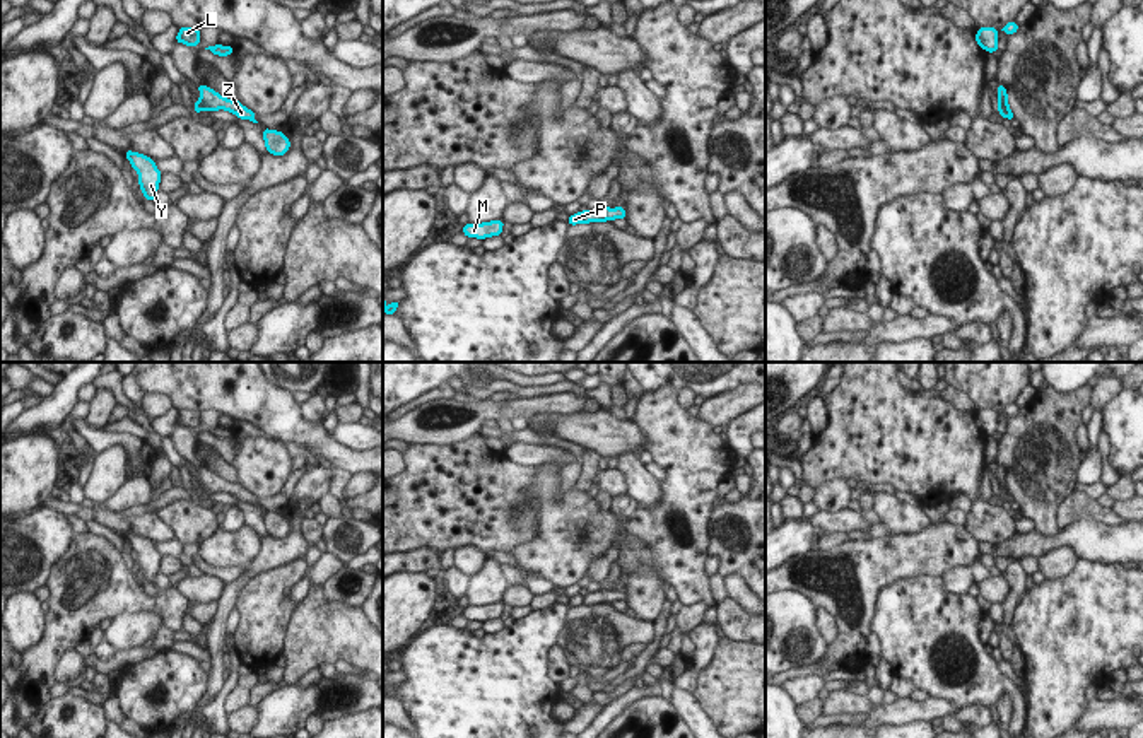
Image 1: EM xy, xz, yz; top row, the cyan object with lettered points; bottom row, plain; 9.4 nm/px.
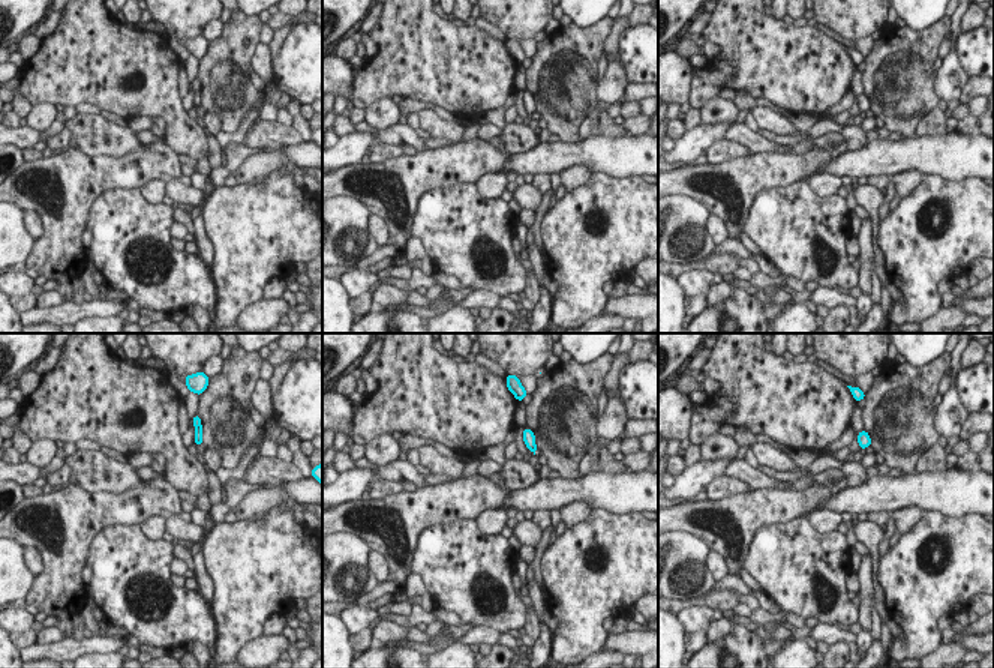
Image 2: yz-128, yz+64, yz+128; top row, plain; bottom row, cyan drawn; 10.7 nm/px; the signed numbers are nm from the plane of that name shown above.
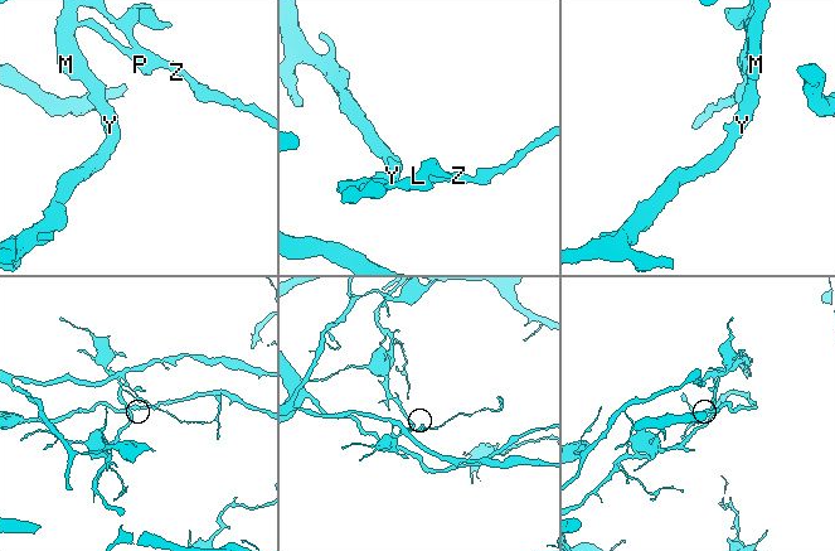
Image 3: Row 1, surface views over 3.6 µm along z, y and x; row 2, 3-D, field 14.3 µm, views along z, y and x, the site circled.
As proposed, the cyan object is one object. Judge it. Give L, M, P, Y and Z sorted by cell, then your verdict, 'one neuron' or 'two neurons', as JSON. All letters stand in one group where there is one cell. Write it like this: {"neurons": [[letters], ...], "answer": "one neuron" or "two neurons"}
{"neurons": [["L", "Z"], ["M", "P", "Y"]], "answer": "two neurons"}

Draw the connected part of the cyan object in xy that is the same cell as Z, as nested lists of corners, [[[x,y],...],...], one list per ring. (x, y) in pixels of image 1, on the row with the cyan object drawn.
[[[203,84],[196,85],[196,89],[202,92],[200,94],[200,101],[202,101],[200,111],[208,109],[212,113],[217,109],[226,109],[226,111],[234,113],[239,120],[243,118],[243,120],[251,120],[253,123],[258,123],[255,120],[256,114],[249,111],[248,108],[244,108],[239,101],[226,99]]]

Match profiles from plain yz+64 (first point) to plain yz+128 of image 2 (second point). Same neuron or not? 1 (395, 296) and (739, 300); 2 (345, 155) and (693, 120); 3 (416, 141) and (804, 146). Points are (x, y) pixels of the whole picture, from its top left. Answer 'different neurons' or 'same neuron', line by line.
1: different neurons
2: different neurons
3: same neuron

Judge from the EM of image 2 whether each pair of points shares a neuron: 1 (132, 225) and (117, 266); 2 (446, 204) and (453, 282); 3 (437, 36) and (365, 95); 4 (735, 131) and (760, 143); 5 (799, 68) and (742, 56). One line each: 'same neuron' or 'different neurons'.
1: same neuron
2: different neurons
3: same neuron
4: same neuron
5: same neuron

